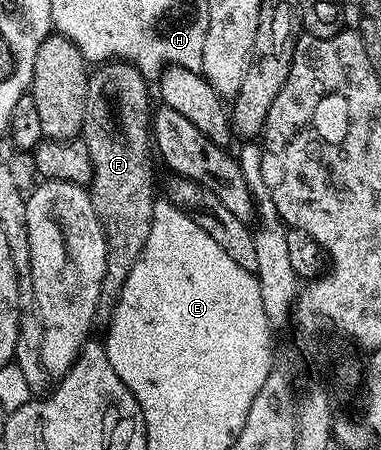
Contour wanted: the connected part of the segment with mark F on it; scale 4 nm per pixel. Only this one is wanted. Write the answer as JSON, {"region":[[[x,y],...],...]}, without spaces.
{"region":[[[113,59],[95,69],[98,70],[90,73],[88,95],[84,99],[80,139],[88,147],[88,155],[92,159],[92,179],[88,190],[106,236],[106,262],[98,308],[103,314],[110,315],[115,301],[122,295],[128,271],[132,271],[140,251],[144,251],[144,243],[148,243],[148,231],[152,231],[152,211],[156,200],[152,104],[146,90],[147,78],[133,63]]]}

